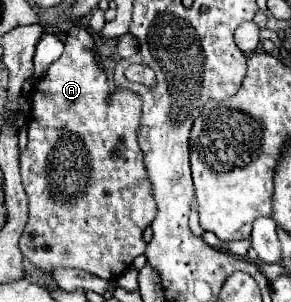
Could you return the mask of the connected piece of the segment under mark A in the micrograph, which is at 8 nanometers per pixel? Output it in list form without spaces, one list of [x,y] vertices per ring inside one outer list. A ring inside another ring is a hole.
[[[74,26],[68,32],[64,54],[34,86],[28,144],[20,154],[22,184],[30,200],[30,218],[20,238],[20,250],[44,272],[66,266],[114,280],[132,266],[136,256],[146,252],[142,232],[156,216],[156,202],[152,200],[152,186],[136,140],[142,116],[140,96],[126,88],[110,86],[104,70],[96,66],[94,54],[94,36],[86,28]]]

